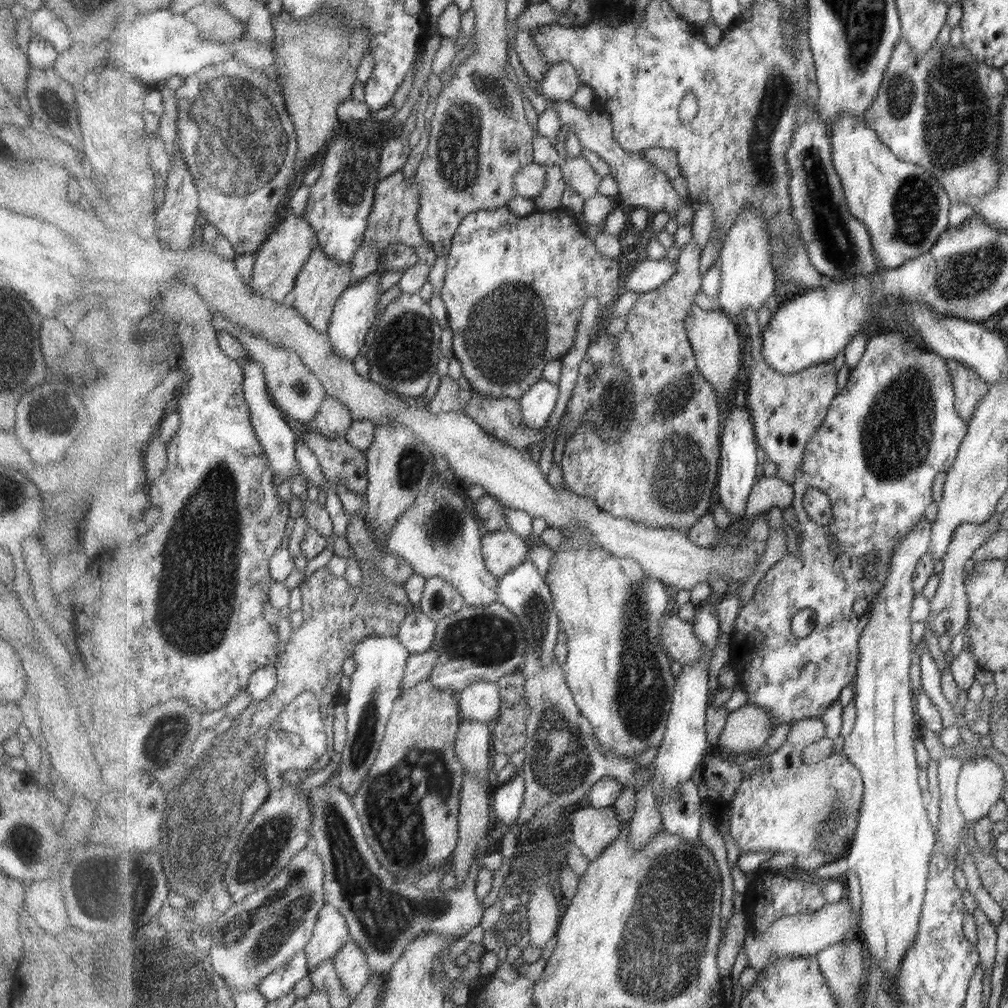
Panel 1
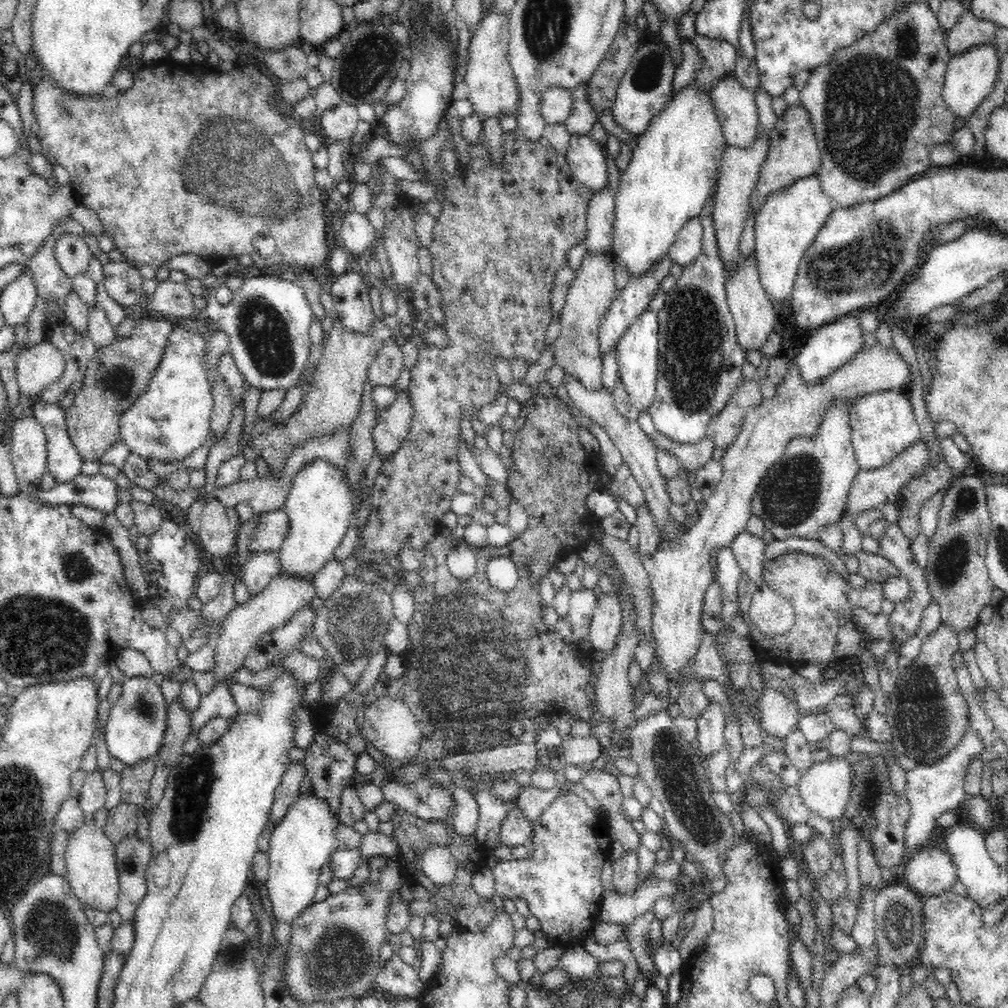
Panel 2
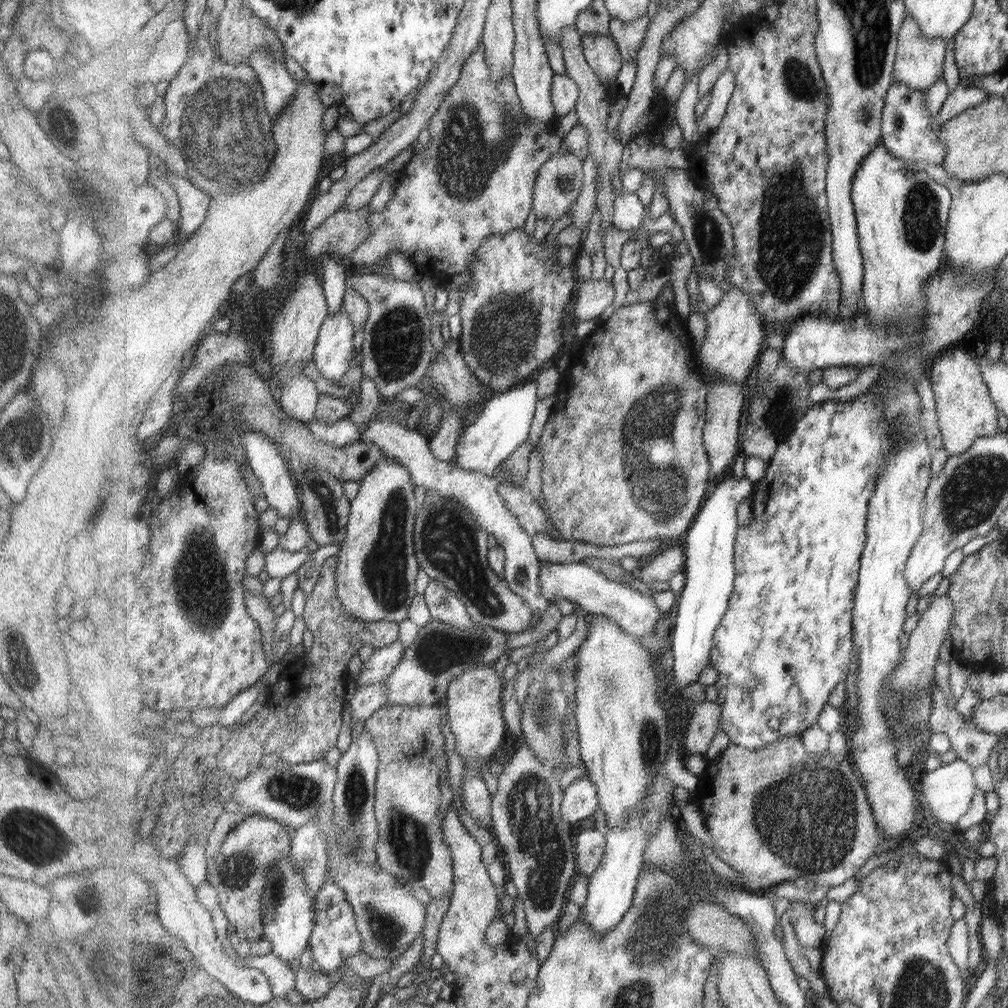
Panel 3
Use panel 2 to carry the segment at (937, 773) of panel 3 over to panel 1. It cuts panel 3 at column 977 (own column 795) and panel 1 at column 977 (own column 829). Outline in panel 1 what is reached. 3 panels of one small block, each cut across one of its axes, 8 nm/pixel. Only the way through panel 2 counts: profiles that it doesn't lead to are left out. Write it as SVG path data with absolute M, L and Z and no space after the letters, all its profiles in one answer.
M980 756L962 761L956 791L958 806L969 824L987 817L993 804L1003 800L1005 774L997 762Z

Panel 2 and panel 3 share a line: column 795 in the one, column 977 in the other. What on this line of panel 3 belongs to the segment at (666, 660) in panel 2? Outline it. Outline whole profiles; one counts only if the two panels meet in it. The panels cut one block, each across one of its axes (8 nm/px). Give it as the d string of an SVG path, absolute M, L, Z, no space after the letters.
M951 350L939 356L931 366L930 376L945 450L951 456L959 457L967 453L979 438L997 436L1001 432L997 422L997 406L990 396L990 387L986 378L983 378L978 360L971 358L967 350Z

